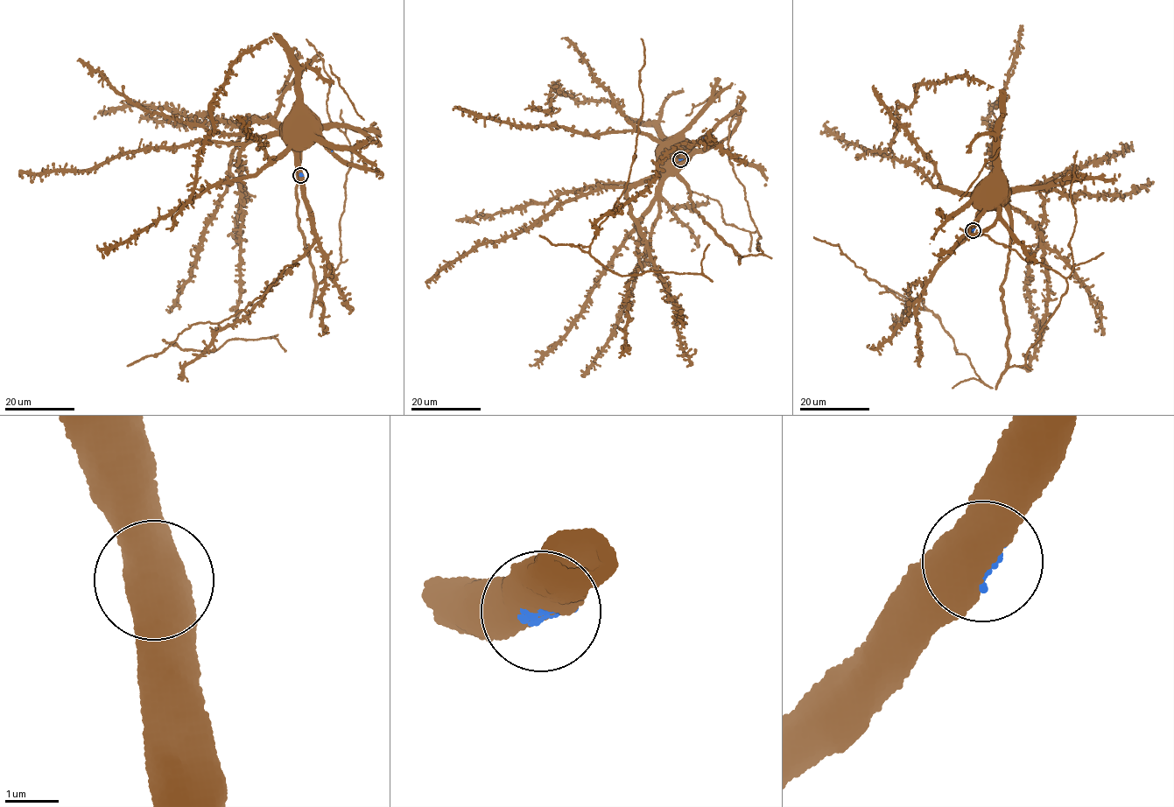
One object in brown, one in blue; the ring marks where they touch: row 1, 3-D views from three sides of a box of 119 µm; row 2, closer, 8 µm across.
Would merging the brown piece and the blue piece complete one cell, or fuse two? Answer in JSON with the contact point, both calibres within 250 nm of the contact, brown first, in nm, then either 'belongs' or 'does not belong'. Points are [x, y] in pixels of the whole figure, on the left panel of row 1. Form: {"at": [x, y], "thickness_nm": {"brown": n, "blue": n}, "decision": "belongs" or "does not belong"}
{"at": [300, 175], "thickness_nm": {"brown": 550, "blue": 140}, "decision": "belongs"}

